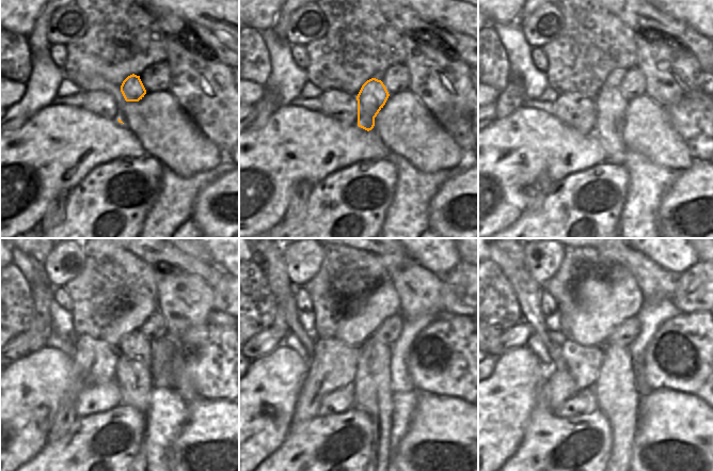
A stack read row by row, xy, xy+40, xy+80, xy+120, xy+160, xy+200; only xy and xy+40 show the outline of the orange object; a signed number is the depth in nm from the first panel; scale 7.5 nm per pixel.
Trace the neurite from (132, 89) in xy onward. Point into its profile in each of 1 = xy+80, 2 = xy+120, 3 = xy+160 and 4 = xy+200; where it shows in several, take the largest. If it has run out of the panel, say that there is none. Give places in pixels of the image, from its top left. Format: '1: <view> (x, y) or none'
1: xy+80 (611, 105)
2: xy+120 (132, 375)
3: xy+160 (373, 385)
4: xy+200 (616, 392)

